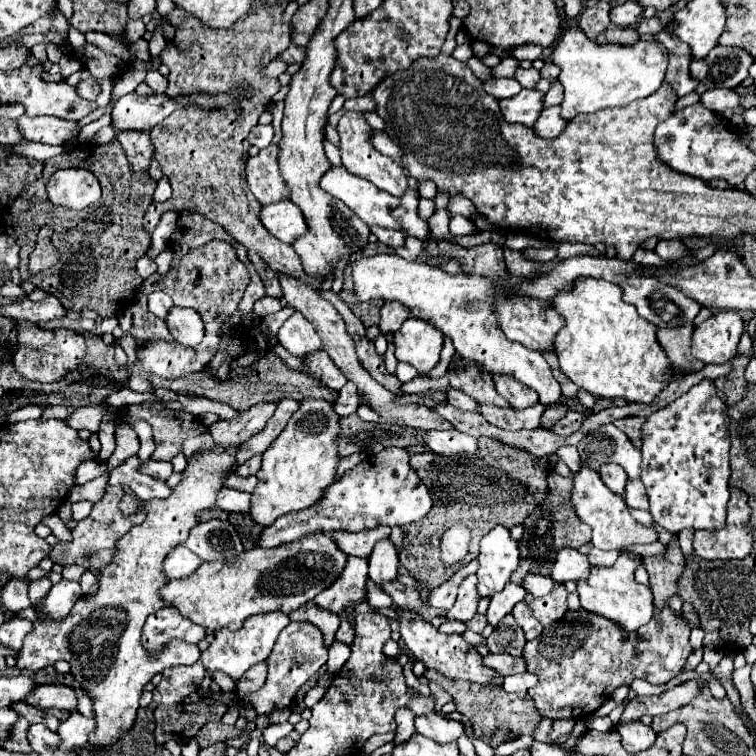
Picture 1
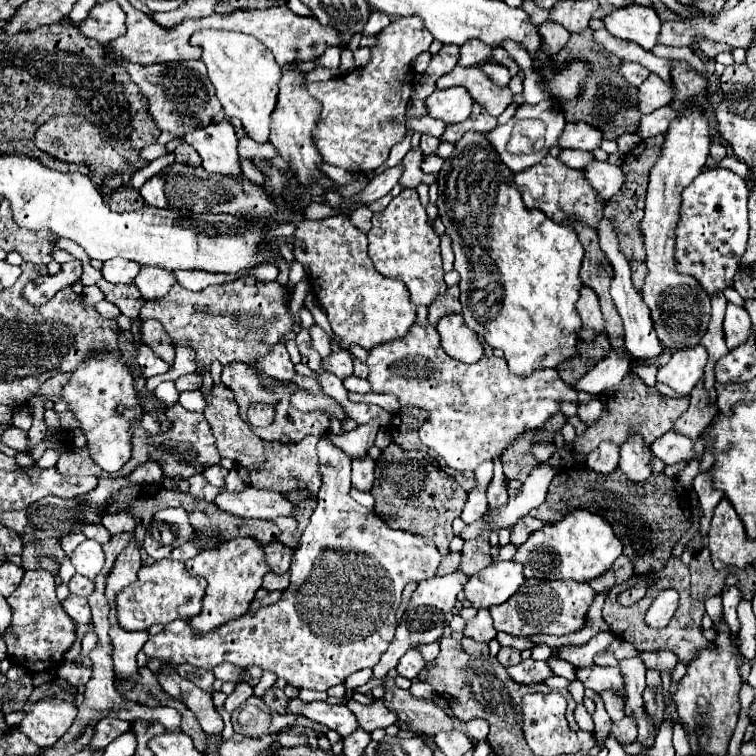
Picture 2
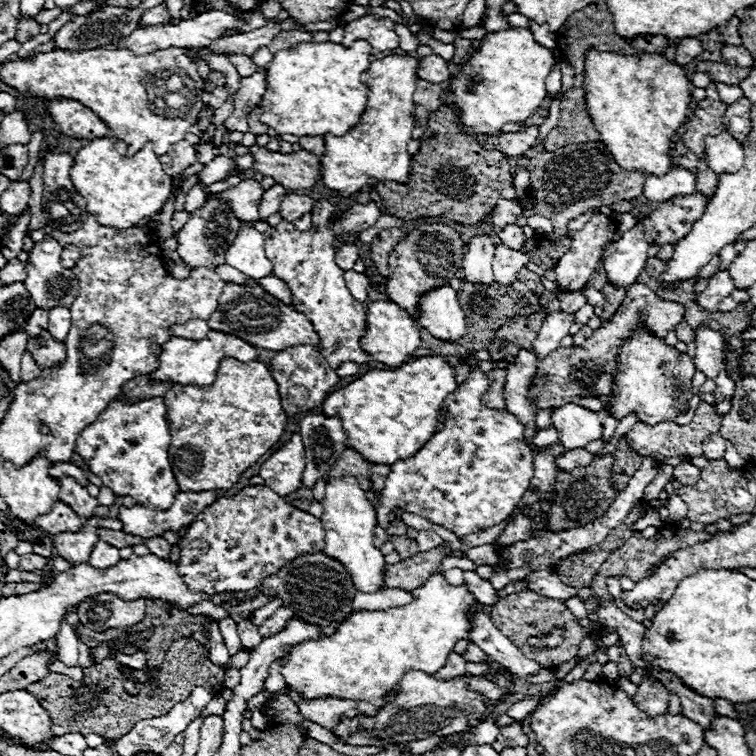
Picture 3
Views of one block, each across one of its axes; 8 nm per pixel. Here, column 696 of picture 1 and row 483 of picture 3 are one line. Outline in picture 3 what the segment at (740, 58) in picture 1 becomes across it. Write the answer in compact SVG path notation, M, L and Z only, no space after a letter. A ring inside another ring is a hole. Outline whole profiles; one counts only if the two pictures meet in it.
M70 476L60 478L60 500L64 504L70 504L70 508L74 508L74 512L78 512L84 518L90 518L94 508L98 506L98 500L90 496L88 490Z

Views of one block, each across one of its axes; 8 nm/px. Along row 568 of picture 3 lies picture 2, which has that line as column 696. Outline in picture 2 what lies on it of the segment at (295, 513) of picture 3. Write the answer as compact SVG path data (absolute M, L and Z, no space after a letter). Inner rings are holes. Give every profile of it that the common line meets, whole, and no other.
M726 168L704 170L682 192L676 228L676 262L682 274L694 276L708 294L722 292L738 272L748 238L748 188L740 176Z

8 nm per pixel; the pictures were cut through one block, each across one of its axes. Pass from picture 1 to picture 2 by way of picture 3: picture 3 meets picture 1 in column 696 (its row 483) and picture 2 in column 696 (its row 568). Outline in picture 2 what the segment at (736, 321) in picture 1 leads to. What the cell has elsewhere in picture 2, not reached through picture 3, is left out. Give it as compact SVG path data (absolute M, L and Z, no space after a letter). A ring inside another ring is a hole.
M702 346L674 352L670 362L658 370L656 380L670 386L674 392L688 396L694 384L704 376L706 360L708 354Z

